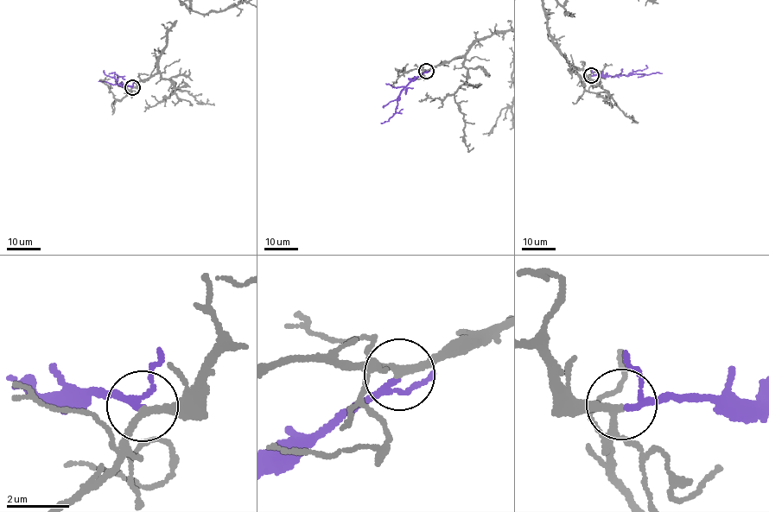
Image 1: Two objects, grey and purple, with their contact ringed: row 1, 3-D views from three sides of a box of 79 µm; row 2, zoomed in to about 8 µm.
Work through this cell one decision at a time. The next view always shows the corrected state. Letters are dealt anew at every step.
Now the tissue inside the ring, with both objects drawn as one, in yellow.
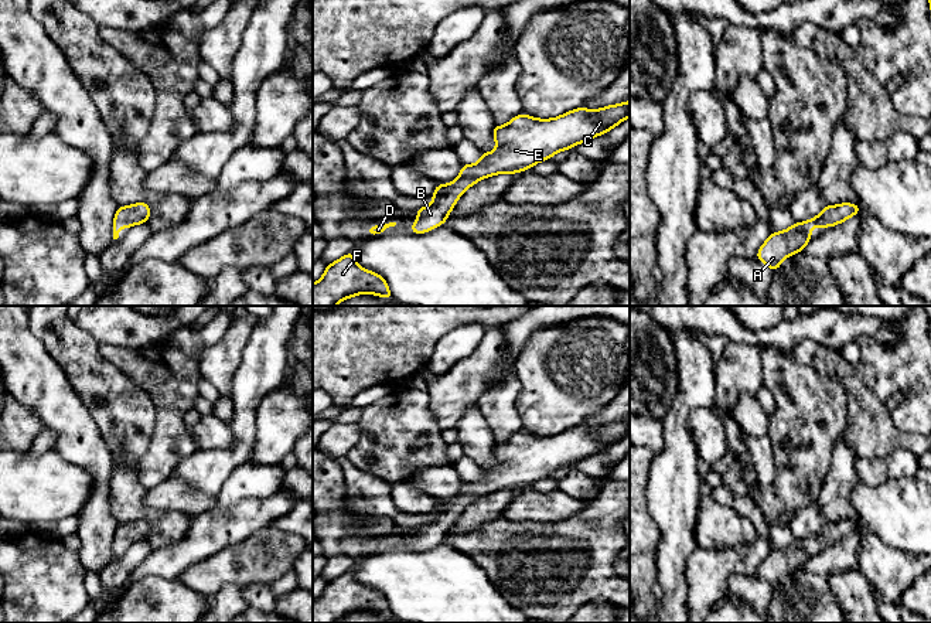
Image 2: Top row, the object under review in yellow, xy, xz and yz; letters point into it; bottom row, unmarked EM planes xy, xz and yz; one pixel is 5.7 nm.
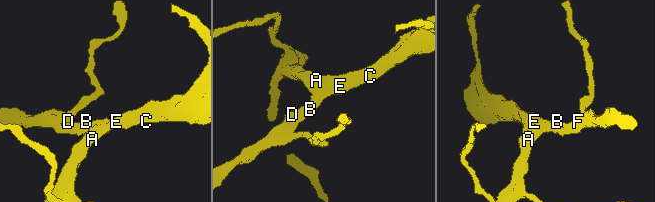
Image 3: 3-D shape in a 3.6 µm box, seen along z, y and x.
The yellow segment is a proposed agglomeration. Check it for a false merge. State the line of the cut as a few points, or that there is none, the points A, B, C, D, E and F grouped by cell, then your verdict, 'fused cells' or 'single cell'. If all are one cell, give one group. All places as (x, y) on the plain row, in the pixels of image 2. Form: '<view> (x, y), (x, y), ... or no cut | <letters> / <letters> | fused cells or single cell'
no cut | A B C D E F | single cell

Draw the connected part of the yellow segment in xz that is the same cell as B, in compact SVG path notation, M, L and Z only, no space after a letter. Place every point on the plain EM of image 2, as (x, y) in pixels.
M630 418L596 428L589 428L582 423L553 436L536 436L524 430L515 433L504 443L495 442L492 453L497 466L490 470L481 469L478 480L463 481L454 498L439 501L432 511L433 520L416 528L417 537L410 544L410 548L413 551L424 551L444 541L461 511L480 497L504 490L518 491L519 488L533 484L539 479L550 476L562 467L572 466L589 456L607 450L627 435L630 435Z

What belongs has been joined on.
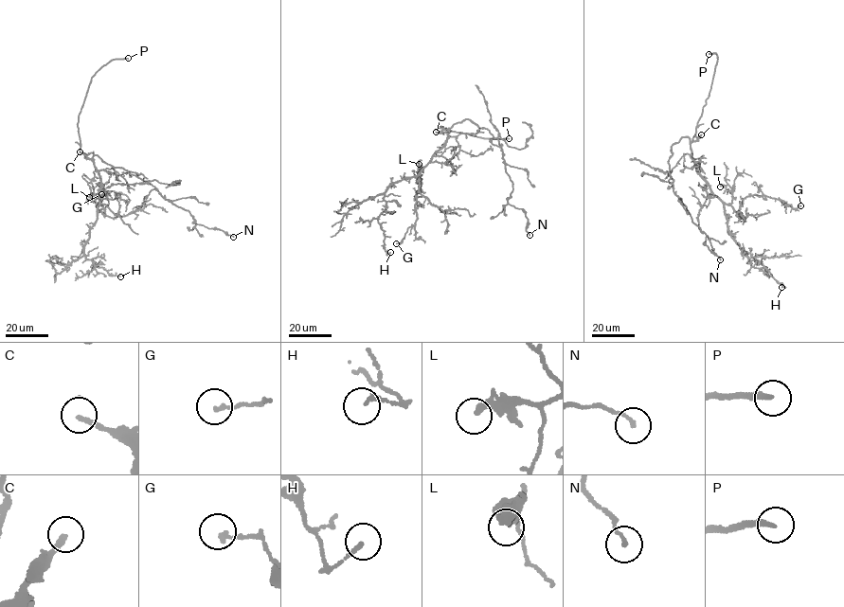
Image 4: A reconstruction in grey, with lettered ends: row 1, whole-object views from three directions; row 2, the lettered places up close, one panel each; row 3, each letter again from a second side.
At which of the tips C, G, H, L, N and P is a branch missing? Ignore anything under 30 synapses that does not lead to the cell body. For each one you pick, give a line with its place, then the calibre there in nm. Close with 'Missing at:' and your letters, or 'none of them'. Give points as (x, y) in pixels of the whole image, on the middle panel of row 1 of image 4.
C: place (436, 132); calibre 200 nm
P: place (509, 138); calibre 200 nm
Missing at: C, P

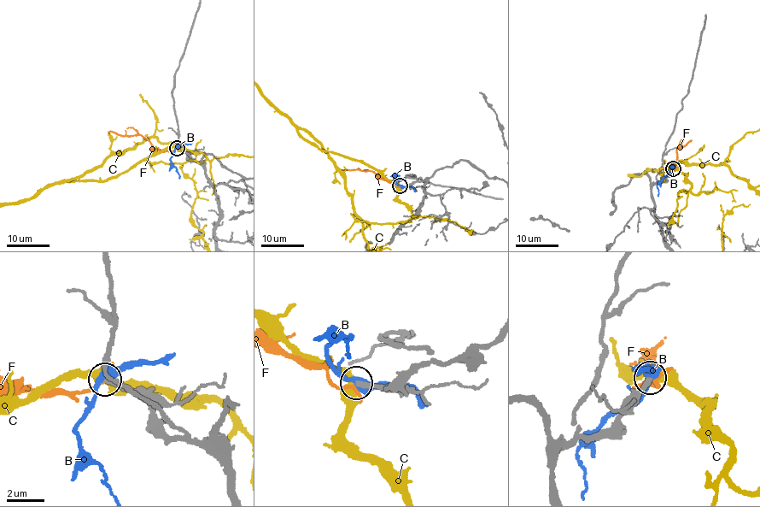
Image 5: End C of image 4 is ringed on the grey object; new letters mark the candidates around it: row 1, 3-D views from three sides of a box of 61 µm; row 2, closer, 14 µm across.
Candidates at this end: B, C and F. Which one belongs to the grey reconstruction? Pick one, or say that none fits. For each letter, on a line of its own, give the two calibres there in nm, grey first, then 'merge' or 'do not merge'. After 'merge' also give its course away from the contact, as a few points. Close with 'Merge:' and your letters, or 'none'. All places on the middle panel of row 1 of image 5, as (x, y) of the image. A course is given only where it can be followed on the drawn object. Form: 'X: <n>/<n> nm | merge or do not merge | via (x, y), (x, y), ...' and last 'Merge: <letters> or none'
B: 220/440 nm | do not merge
C: 200/500 nm | do not merge
F: 200/150 nm | do not merge
Merge: none

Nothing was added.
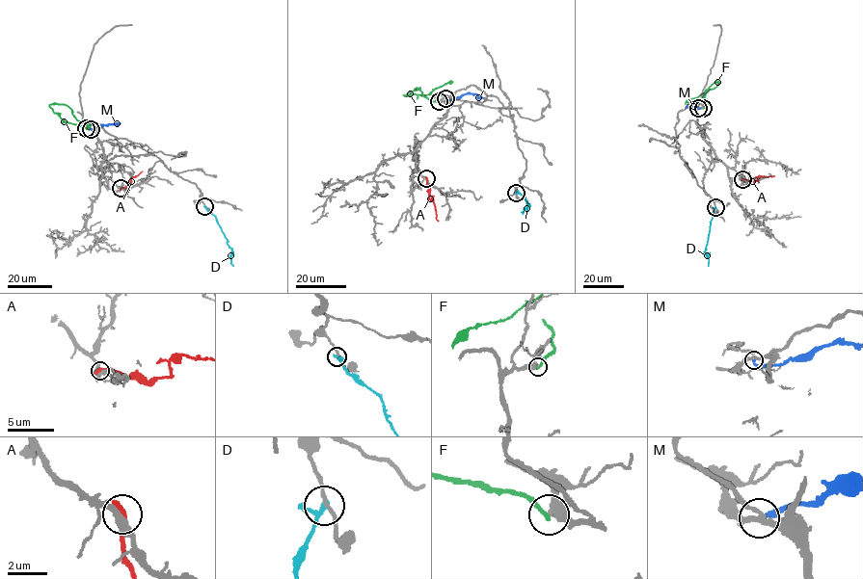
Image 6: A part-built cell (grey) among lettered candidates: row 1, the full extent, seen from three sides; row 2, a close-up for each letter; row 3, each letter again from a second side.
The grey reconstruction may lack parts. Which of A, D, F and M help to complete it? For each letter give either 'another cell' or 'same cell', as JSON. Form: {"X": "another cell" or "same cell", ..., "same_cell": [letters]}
{"A": "another cell", "D": "another cell", "F": "another cell", "M": "another cell", "same_cell": []}

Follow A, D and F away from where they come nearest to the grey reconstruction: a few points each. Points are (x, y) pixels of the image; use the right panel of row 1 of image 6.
A: (742, 179), (754, 181), (760, 175), (774, 175)
D: (715, 207), (705, 249), (708, 266)
F: (703, 108), (708, 104), (706, 92), (719, 82), (686, 102)

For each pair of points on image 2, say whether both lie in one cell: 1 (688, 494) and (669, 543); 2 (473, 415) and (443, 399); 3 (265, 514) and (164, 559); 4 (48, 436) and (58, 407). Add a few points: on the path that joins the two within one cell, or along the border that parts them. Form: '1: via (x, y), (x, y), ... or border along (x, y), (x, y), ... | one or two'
1: via (677, 506), (677, 531) | one
2: border along (474, 407), (453, 426) | two
3: via (239, 521), (208, 533), (190, 550) | one
4: border along (43, 426), (54, 433), (53, 449) | two

